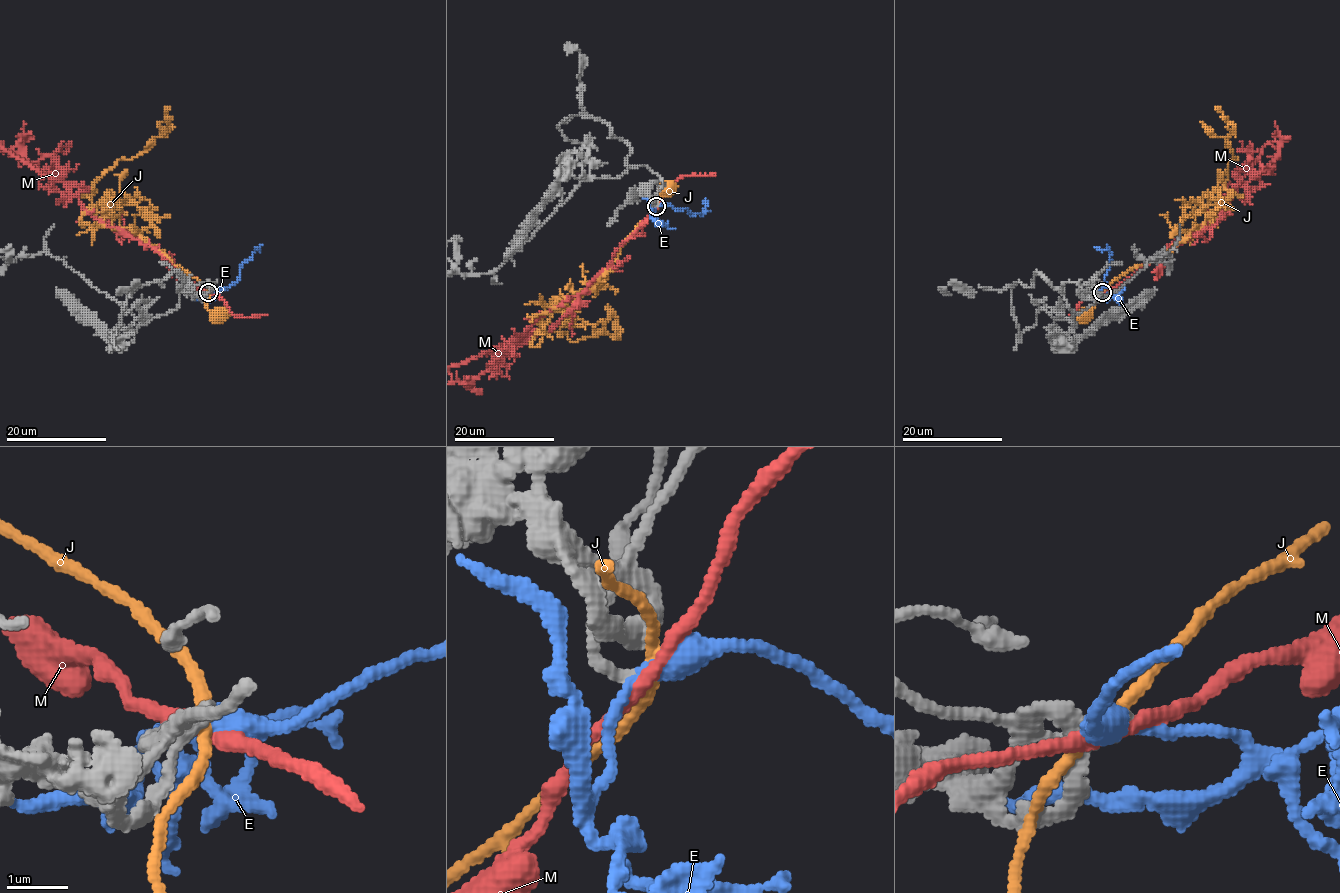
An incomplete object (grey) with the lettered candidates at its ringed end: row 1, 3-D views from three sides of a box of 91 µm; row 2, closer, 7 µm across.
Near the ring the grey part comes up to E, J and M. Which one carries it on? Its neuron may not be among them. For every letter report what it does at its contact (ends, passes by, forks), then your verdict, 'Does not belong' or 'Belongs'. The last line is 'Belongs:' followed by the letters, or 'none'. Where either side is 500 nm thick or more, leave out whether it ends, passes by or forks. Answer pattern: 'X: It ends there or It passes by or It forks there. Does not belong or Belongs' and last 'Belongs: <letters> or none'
E: It passes by. Belongs
J: It passes by. Does not belong
M: It passes by. Does not belong
Belongs: E

